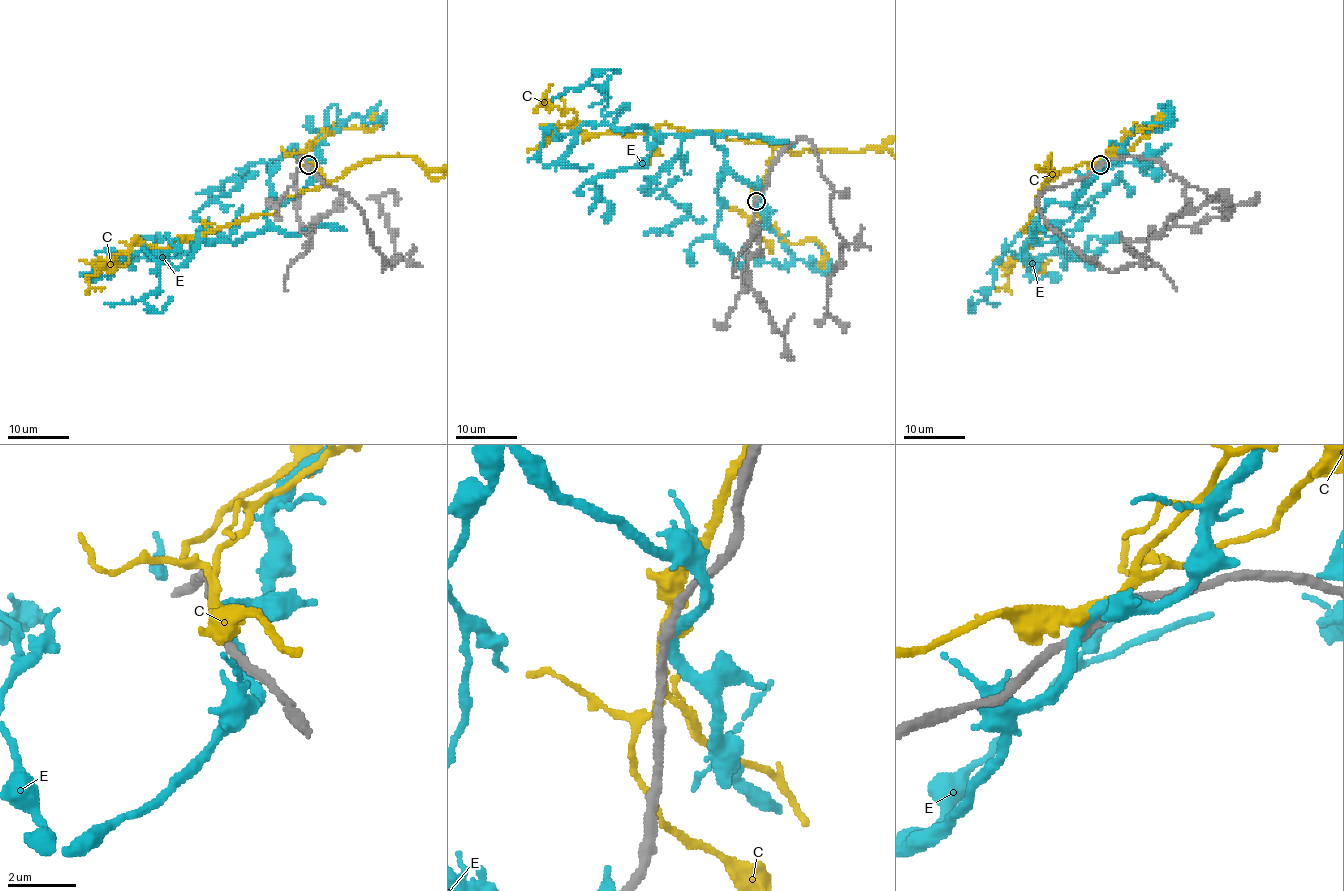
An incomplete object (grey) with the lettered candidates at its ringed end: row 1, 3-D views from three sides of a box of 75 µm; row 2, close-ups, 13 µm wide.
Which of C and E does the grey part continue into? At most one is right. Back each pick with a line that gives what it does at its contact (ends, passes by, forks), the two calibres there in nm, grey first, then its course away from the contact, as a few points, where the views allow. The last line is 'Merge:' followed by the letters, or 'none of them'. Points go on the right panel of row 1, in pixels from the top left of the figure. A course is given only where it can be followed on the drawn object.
E: It passes by. Thickness 320 nm (grey) against 320 nm. Its course: (1100, 164), (1067, 204), (1050, 201), (1041, 212), (1029, 265), (1007, 251), (967, 311), (972, 297)
Merge: E

